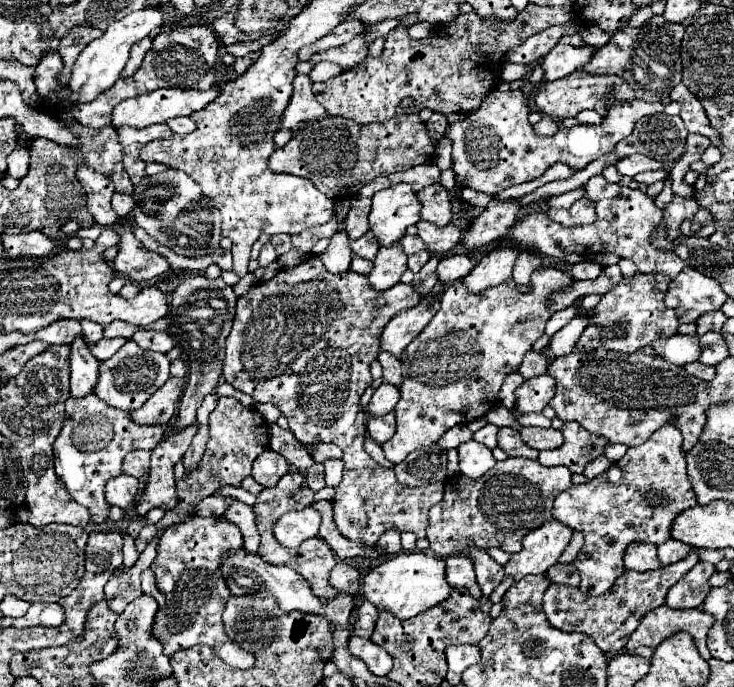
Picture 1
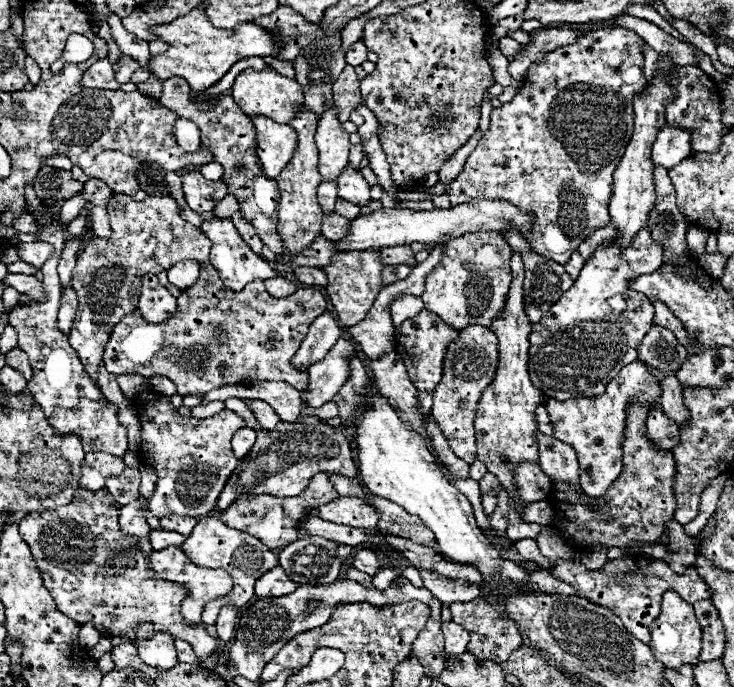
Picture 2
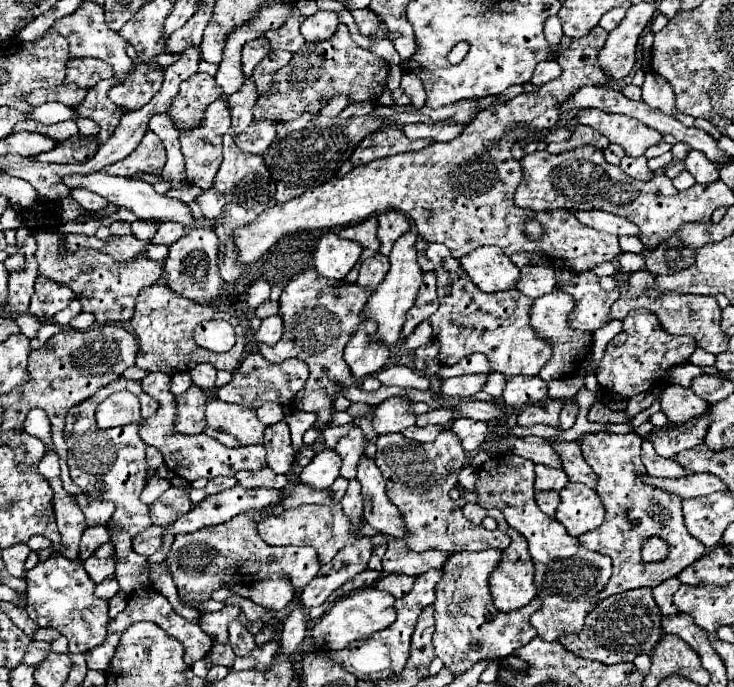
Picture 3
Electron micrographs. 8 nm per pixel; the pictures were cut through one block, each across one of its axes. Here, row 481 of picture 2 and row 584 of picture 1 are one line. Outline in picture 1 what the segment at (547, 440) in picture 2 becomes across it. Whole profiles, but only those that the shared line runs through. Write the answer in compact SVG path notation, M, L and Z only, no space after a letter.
M554 564L546 576L550 578L552 584L564 584L564 586L579 586L580 575L574 564Z

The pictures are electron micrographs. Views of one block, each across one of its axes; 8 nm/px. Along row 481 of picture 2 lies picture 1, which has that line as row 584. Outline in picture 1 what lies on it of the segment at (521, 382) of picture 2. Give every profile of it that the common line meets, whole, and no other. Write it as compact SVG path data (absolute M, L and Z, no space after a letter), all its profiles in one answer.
M550 520L538 530L530 532L522 540L522 550L512 554L504 566L504 578L490 594L490 600L496 604L502 600L504 592L524 578L526 574L544 574L552 564L558 562L572 538L572 530L558 520Z

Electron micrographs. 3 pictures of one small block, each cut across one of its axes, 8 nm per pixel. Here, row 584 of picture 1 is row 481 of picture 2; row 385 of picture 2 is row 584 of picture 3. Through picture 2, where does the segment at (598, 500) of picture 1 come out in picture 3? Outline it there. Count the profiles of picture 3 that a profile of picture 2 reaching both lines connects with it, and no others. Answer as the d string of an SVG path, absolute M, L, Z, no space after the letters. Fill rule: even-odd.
M596 432L596 434L586 434L580 440L584 460L598 474L596 494L606 508L606 522L598 530L582 534L578 540L588 550L606 554L614 562L612 578L606 584L604 592L600 594L600 600L612 594L620 594L620 592L642 588L642 586L654 588L660 582L680 574L680 570L684 570L688 564L702 558L706 552L702 542L692 538L692 534L684 526L682 500L676 494L656 490L642 482L640 474L646 470L640 460L640 444L642 444L642 438L636 432L630 432L630 434ZM652 534L664 538L670 544L668 558L658 564L646 564L640 558L642 542Z

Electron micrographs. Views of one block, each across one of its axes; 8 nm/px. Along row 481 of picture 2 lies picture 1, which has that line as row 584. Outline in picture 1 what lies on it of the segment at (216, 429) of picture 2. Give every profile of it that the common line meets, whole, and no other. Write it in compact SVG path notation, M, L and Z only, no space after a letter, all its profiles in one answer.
M192 514L184 522L172 524L162 532L156 548L158 554L150 568L156 574L158 590L166 596L168 602L166 610L156 614L156 638L164 642L166 646L164 650L168 656L194 644L206 644L214 648L214 652L228 666L250 668L256 664L254 654L242 650L242 646L238 646L222 626L222 610L232 594L226 586L220 564L230 552L240 548L242 548L240 530L222 516L204 518Z

